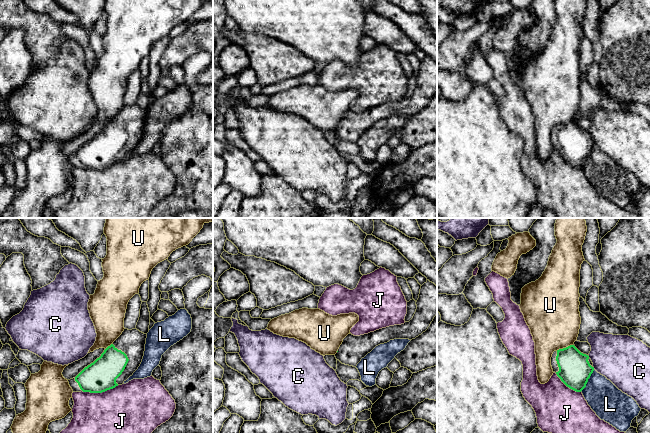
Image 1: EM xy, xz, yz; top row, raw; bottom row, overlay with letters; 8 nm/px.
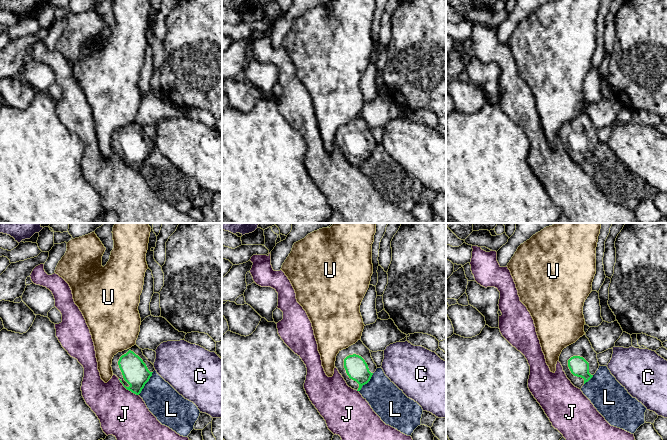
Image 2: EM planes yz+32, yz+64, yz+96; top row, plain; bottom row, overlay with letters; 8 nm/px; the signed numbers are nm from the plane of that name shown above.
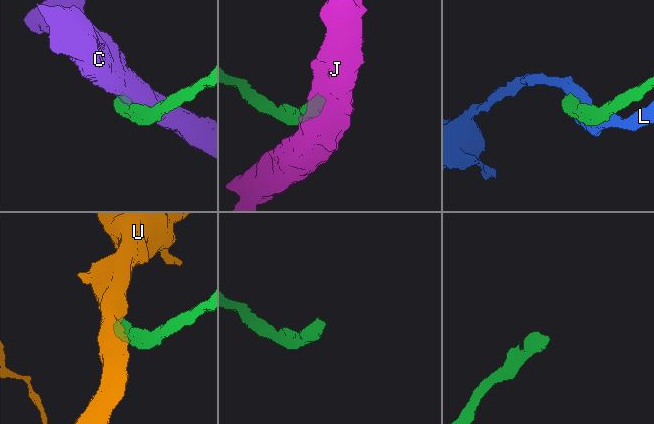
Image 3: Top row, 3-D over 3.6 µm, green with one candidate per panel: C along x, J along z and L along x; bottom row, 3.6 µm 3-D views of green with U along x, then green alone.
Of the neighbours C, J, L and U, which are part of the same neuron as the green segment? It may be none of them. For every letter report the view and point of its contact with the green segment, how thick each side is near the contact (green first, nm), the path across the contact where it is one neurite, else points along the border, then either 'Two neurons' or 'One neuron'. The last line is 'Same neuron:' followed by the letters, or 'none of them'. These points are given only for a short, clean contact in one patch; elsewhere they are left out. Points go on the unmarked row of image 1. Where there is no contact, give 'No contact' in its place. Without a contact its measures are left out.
C: Touches green at yz (588, 132). Thickness 260 nm (green) against 380 nm. Two neurons
J: Touches green at xy (100, 168). Thickness 260 nm (green) against 500 nm. Boundary: xy (118, 161), (101, 168), (82, 167). Two neurons
L: Touches green at yz (587, 156). Thickness 260 nm (green) against 280 nm. Two neurons
U: Touches green at yz (564, 124). Thickness 260 nm (green) against 420 nm. Boundary: yz (572, 120), (556, 126). Two neurons
Same neuron: none of them

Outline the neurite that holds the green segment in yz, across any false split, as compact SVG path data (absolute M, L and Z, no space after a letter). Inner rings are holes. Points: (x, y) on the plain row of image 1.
M575 121L554 127L551 133L553 148L570 165L581 168L594 147L588 131L581 129Z

